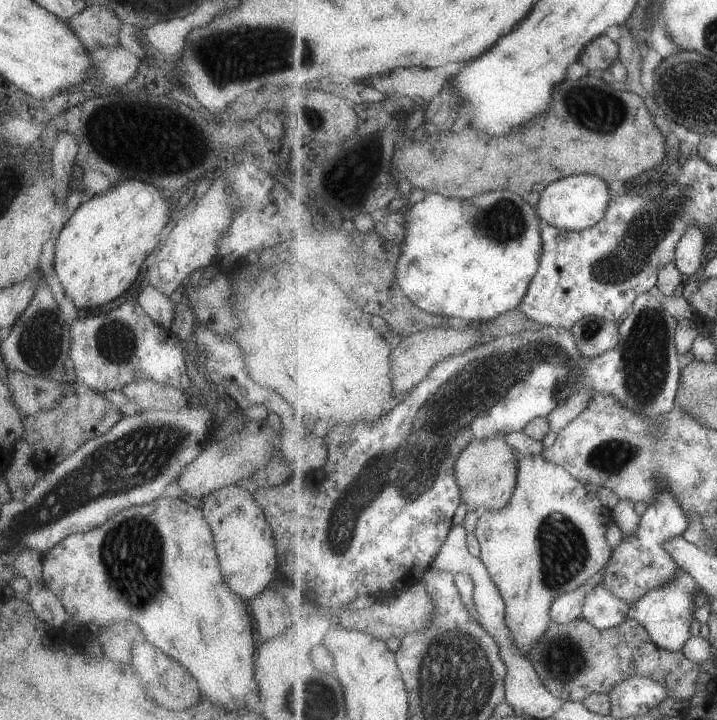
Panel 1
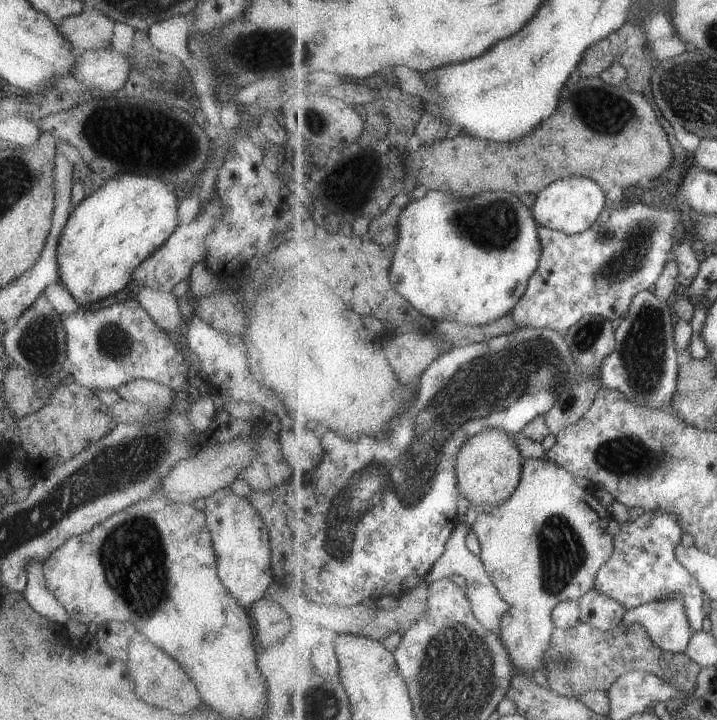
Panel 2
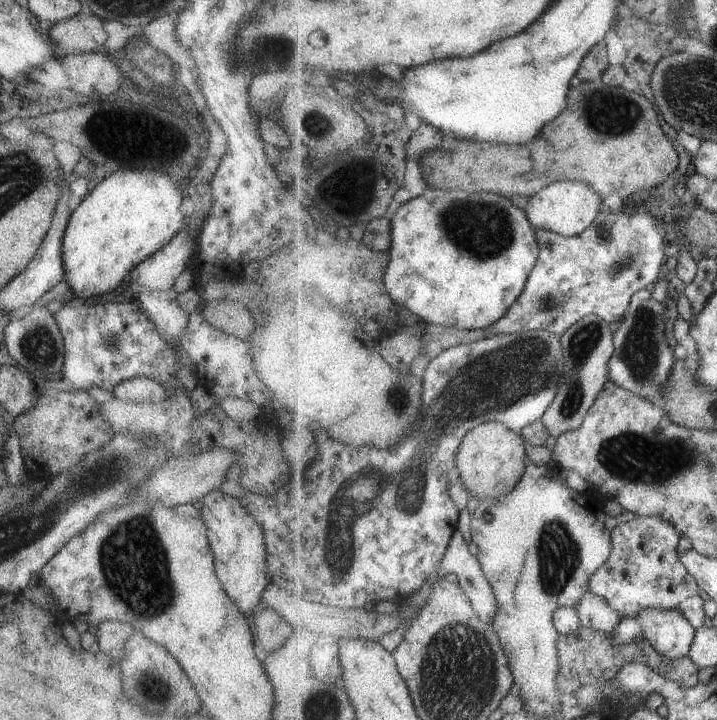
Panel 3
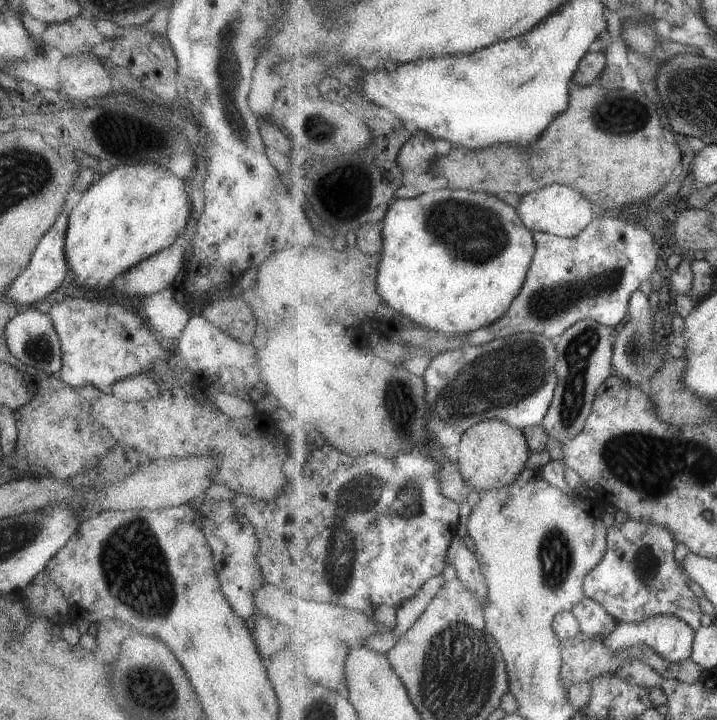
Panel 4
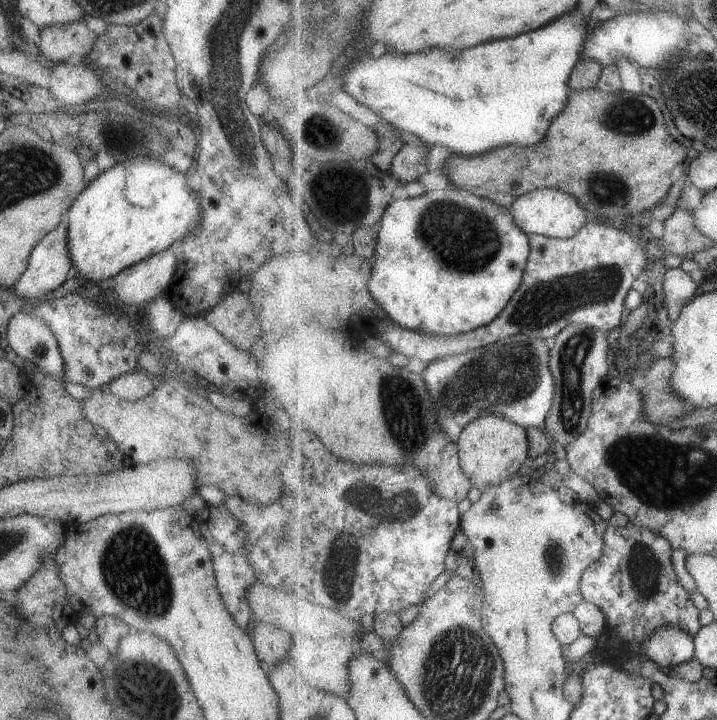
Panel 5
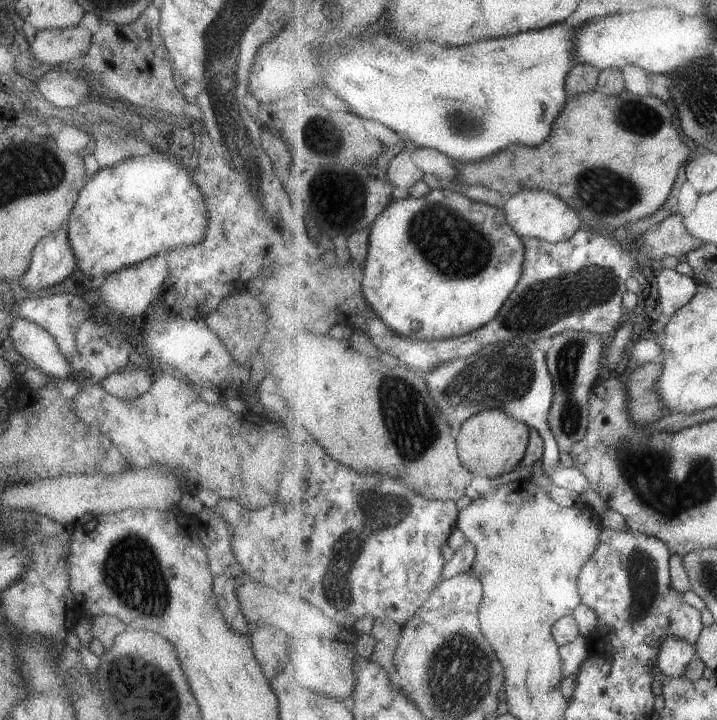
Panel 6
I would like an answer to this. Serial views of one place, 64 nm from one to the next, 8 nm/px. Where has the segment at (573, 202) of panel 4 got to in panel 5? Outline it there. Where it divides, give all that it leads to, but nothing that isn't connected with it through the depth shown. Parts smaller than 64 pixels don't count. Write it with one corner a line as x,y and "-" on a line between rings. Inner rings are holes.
555,188
535,189
519,195
510,206
517,226
527,235
539,234
549,238
568,239
577,236
581,229
592,219
591,215
575,196
555,190

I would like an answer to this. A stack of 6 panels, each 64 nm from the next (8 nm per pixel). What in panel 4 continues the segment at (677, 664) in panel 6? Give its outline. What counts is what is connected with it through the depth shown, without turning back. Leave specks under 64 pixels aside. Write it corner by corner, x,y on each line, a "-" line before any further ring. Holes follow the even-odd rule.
653,616
647,618
643,624
635,622
621,622
616,625
616,629
602,637
602,640
611,648
611,650
625,650
629,646
651,646
659,655
665,659
679,662
681,660
692,658
696,630
689,626
685,620
677,616

